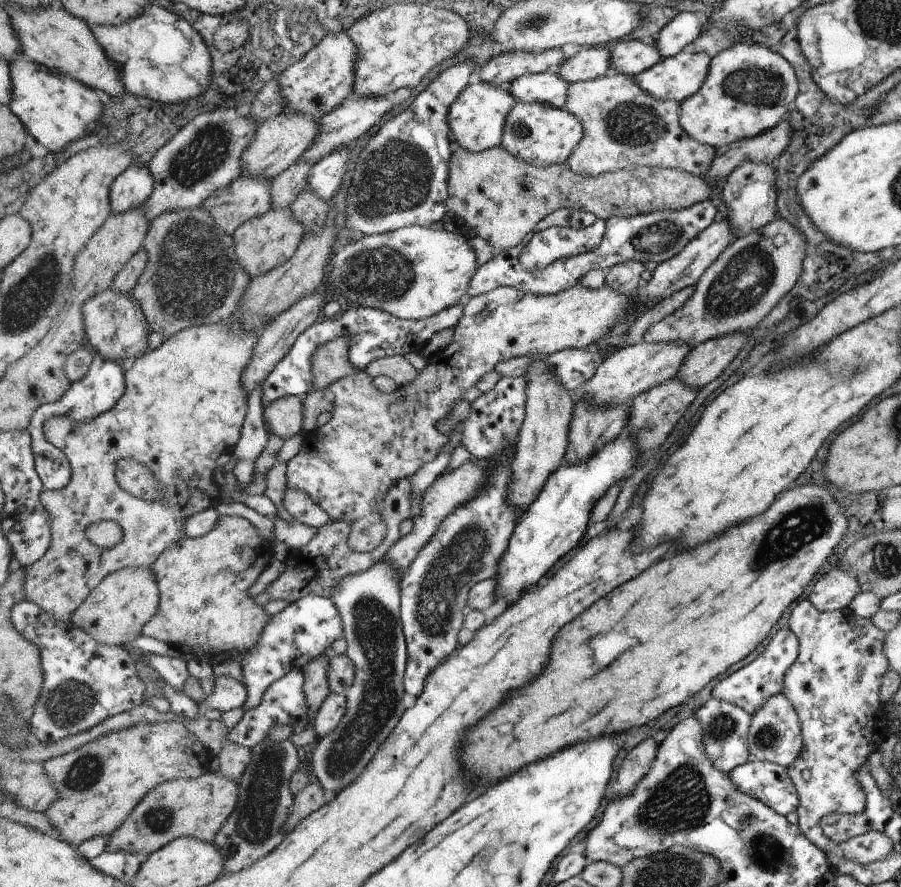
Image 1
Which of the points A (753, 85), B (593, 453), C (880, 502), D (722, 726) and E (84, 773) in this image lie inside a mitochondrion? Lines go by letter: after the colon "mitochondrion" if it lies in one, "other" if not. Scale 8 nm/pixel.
A: mitochondrion
B: other
C: other
D: mitochondrion
E: mitochondrion

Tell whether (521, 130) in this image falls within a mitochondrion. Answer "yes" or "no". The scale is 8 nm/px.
yes

